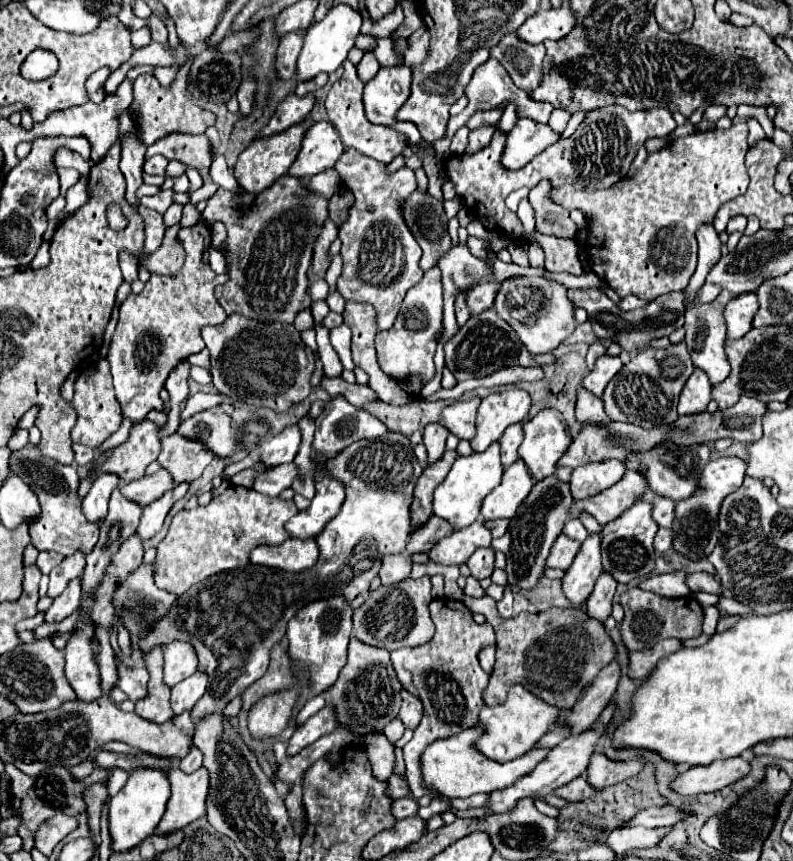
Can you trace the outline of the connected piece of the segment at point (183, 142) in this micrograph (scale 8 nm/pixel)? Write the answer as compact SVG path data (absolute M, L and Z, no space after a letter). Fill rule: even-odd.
M172 132L164 138L160 138L156 144L148 146L146 156L162 154L168 160L178 160L186 164L188 168L196 168L204 180L202 188L198 190L198 202L208 200L214 196L218 186L212 182L208 170L212 164L212 144L206 134L180 134Z

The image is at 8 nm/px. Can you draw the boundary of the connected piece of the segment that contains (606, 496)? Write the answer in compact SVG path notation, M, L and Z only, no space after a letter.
M628 470L612 488L588 498L576 500L570 508L570 518L578 518L580 512L586 512L598 520L600 526L618 518L626 508L630 508L646 490L646 480L640 472Z

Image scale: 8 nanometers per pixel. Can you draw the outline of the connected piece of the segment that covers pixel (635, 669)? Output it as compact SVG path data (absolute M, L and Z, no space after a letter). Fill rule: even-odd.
M662 640L658 642L654 648L648 648L648 650L640 650L640 652L628 652L628 676L632 680L644 680L644 676L650 674L650 670L656 666L656 662L670 654L670 652L676 652L680 646L680 640Z

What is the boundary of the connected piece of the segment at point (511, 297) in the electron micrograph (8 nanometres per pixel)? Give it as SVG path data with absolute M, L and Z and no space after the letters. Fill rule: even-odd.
M508 278L502 282L500 292L494 302L496 312L506 320L512 330L518 334L520 342L528 348L530 354L552 352L560 346L576 328L574 306L566 296L566 288L554 280L538 278Z

